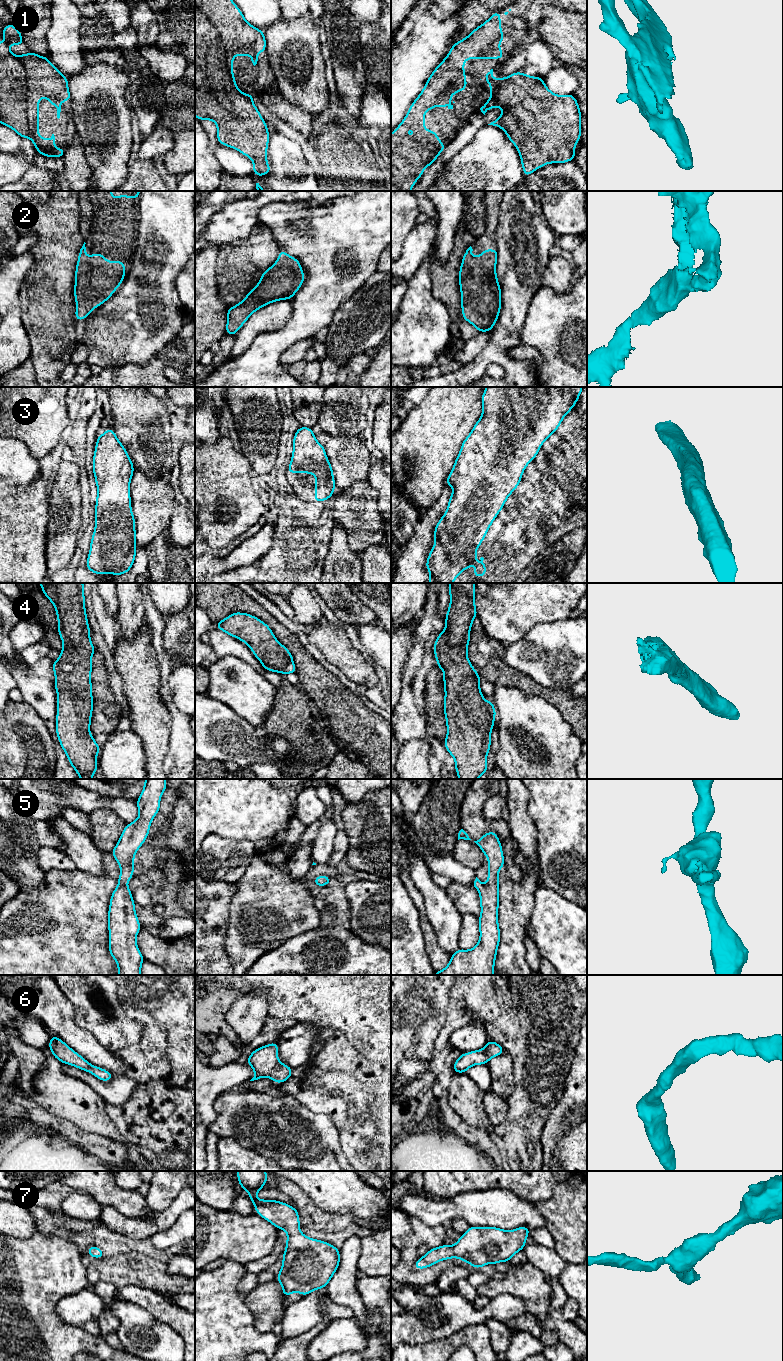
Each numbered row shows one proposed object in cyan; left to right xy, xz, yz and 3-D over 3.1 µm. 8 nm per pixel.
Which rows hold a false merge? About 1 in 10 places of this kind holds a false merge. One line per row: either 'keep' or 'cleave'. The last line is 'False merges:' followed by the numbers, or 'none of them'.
1: keep
2: keep
3: keep
4: keep
5: keep
6: keep
7: keep
False merges: none of them

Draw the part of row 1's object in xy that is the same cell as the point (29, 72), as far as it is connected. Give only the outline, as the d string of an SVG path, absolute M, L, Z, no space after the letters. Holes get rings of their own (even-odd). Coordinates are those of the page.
M7 24L2 36L5 41L0 43L0 123L13 129L21 138L28 137L34 144L36 151L44 157L60 158L64 156L64 148L55 148L55 136L50 139L39 136L39 99L46 98L57 108L57 118L60 118L61 102L71 101L68 89L68 78L66 78L52 63L48 57L42 57L36 53L16 56L9 45L24 45L19 29L13 24Z

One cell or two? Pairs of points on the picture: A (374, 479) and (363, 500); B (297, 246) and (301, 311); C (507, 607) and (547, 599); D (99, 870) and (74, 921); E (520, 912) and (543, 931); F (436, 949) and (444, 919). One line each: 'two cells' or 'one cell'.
A: two cells
B: one cell
C: one cell
D: two cells
E: two cells
F: two cells

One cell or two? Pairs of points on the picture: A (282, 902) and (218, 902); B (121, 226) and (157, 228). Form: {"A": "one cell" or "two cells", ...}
{"A": "two cells", "B": "two cells"}

